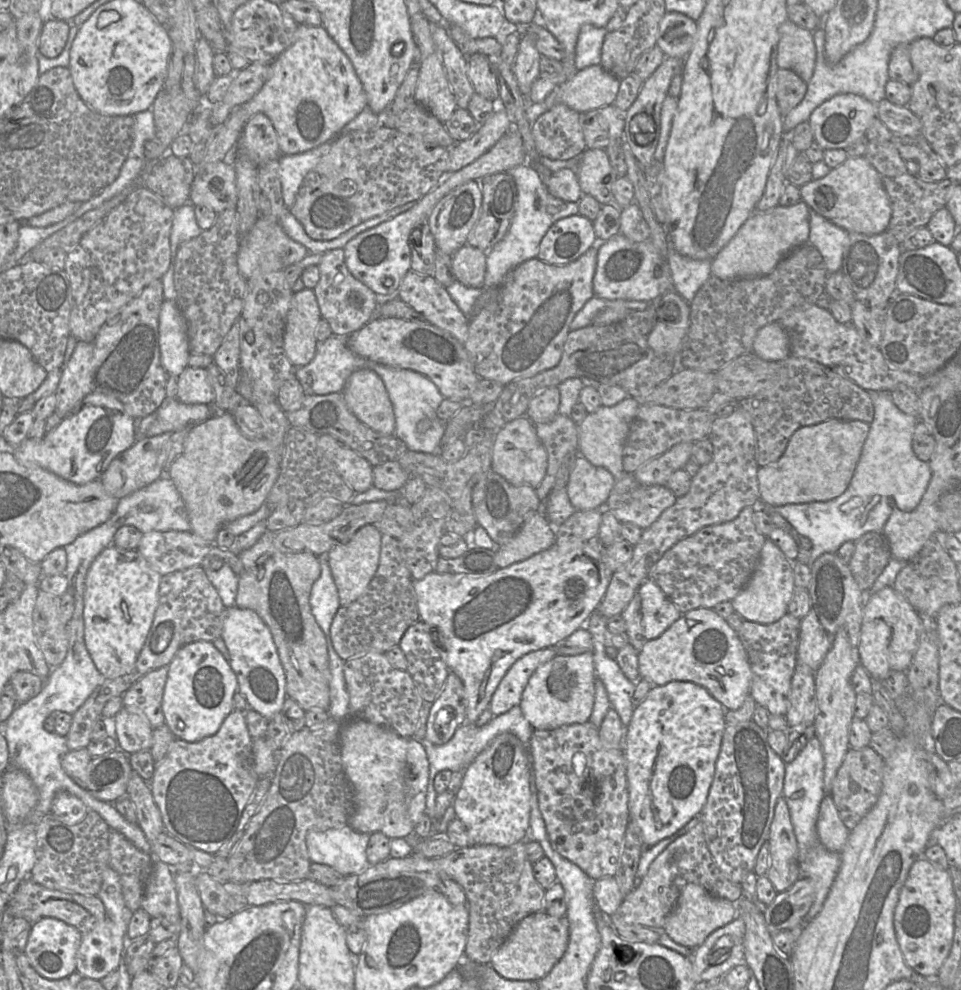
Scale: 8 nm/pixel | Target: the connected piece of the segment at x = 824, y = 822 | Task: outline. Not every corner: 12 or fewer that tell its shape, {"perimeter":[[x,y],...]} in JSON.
{"perimeter":[[830,794],[821,801],[816,830],[821,844],[843,850],[849,830]]}

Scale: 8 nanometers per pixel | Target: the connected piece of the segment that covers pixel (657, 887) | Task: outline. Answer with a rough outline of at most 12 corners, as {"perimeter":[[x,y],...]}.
{"perimeter":[[700,821],[654,859],[610,916],[663,931],[682,889],[743,894],[717,867]]}

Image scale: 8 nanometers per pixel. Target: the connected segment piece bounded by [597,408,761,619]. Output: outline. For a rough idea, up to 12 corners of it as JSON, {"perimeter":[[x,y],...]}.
{"perimeter":[[716,417],[711,461],[643,530],[597,611],[622,614],[680,540],[759,507],[756,433]]}

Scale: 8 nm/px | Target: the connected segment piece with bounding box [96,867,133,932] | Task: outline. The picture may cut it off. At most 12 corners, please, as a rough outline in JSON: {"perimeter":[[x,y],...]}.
{"perimeter":[[103,873],[96,896],[107,918],[126,932],[133,912],[125,905],[118,873]]}

